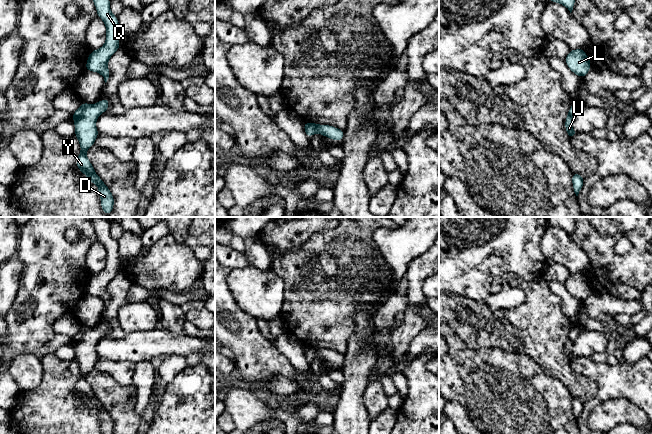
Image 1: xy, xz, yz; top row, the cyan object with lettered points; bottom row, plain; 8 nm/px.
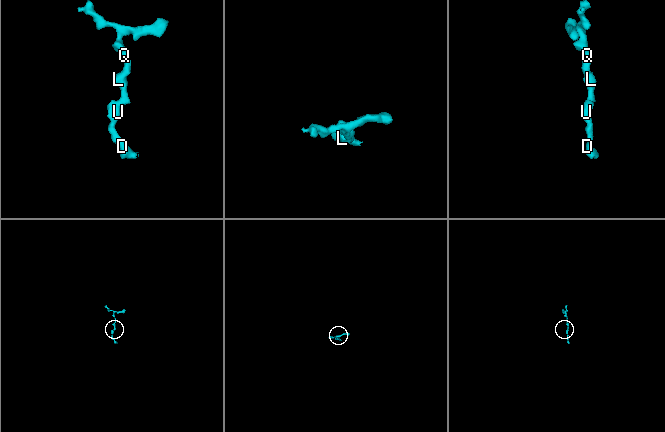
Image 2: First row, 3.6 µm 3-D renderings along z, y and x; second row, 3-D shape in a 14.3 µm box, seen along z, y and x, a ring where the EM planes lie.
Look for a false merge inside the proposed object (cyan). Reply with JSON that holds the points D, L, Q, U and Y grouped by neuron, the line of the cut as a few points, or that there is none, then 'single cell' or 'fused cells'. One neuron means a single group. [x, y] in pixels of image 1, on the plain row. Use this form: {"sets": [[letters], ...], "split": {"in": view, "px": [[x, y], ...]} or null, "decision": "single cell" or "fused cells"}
{"sets": [["D", "L", "Q", "U", "Y"]], "split": null, "decision": "single cell"}

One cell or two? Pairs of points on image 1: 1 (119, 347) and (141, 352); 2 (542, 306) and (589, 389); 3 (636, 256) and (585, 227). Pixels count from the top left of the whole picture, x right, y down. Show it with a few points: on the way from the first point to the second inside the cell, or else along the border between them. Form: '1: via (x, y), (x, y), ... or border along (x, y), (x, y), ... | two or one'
1: via (124, 348), (136, 348) | one
2: via (542, 328), (542, 337), (550, 355), (567, 373) | one
3: via (623, 259), (614, 259), (595, 240) | one

